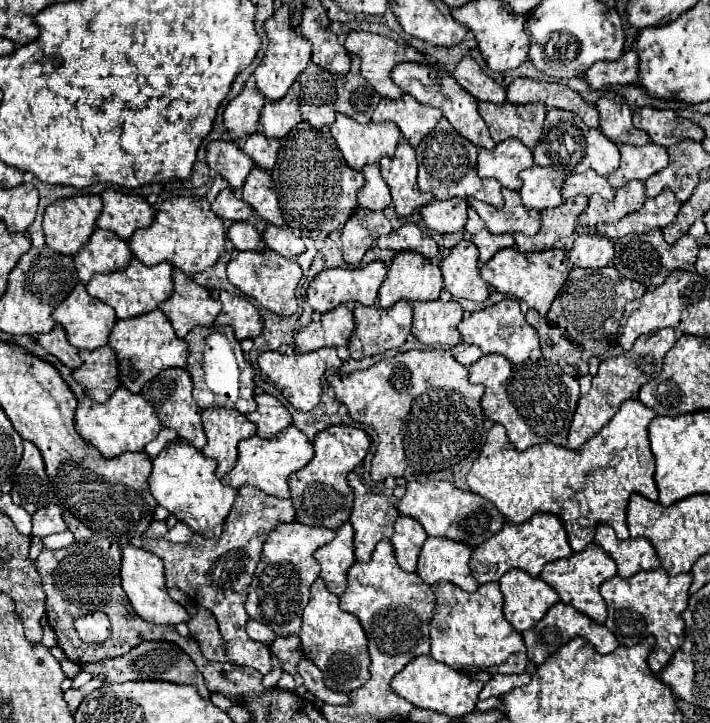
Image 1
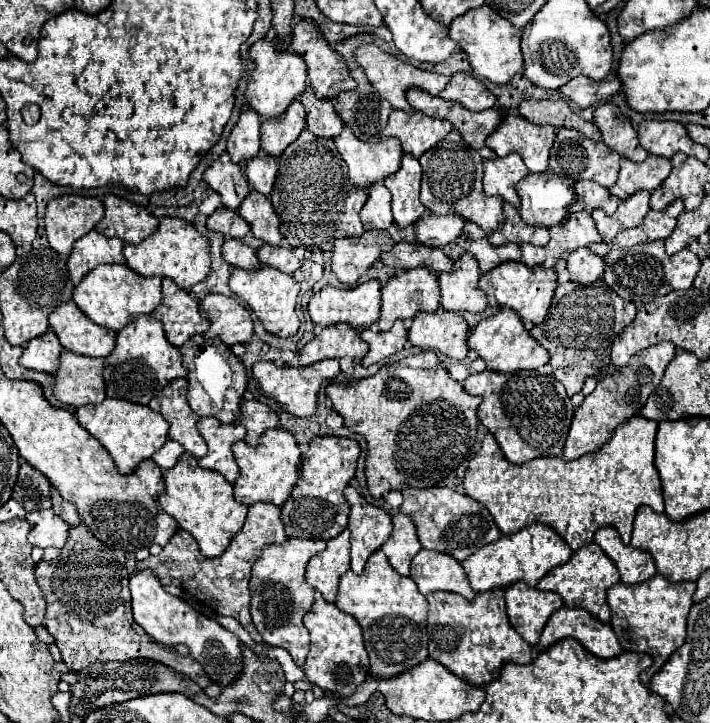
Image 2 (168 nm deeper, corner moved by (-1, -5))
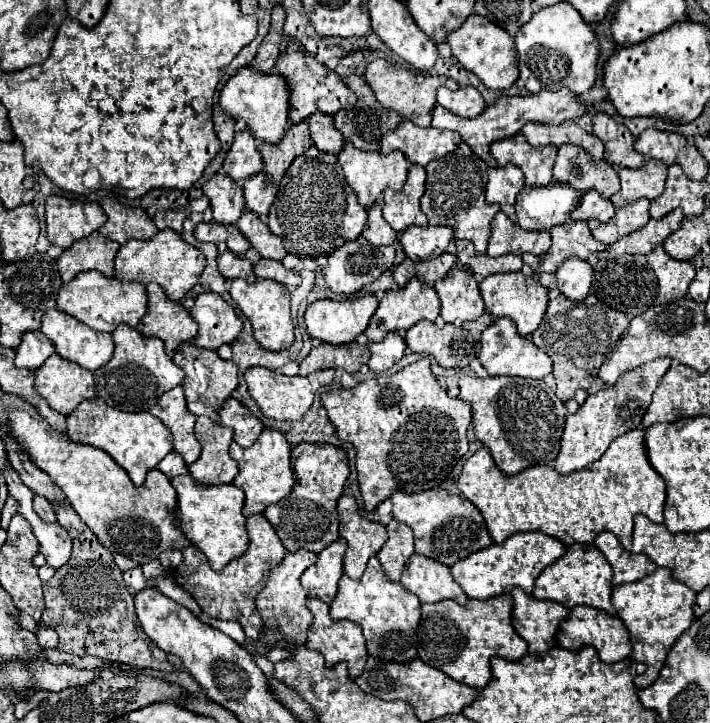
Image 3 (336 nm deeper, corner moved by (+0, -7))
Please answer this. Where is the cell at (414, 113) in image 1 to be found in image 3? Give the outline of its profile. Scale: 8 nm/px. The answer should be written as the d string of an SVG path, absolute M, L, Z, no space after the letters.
M409 120L383 136L381 154L389 154L399 150L413 164L427 166L431 160L437 160L449 152L453 152L461 144L461 136L451 130L437 130L433 126L421 128Z

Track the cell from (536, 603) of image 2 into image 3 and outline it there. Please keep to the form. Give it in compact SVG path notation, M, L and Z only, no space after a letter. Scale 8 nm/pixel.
M513 588L515 600L513 626L517 634L527 642L531 654L545 654L555 648L559 624L567 620L569 610L557 602L539 602L537 598Z

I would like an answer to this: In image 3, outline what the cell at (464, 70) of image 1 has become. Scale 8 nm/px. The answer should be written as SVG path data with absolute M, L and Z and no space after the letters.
M439 88L437 90L437 104L443 108L449 108L451 112L463 116L463 118L475 118L485 110L485 102L479 94L477 88L459 88L459 90L449 90L449 88Z

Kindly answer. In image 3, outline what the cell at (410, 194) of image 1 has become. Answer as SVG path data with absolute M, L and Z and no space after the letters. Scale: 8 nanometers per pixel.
M413 164L409 168L407 182L401 192L385 190L383 194L383 218L393 230L403 232L409 226L425 226L427 218L419 208L419 200L425 192L425 168Z

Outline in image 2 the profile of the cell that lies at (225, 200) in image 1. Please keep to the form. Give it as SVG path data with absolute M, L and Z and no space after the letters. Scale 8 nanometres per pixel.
M224 206L218 208L212 216L208 216L206 226L210 230L222 232L226 238L244 238L250 232L250 224L236 210L226 210Z

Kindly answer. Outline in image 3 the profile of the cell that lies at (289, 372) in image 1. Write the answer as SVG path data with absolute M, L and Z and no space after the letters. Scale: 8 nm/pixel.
M249 368L245 372L245 382L247 382L247 390L251 394L251 398L257 402L259 410L263 412L263 416L273 418L273 420L299 420L309 406L313 404L313 396L315 392L325 386L331 384L335 378L333 370L321 370L321 372L313 372L307 378L301 376L285 376L279 372L271 372L267 368Z

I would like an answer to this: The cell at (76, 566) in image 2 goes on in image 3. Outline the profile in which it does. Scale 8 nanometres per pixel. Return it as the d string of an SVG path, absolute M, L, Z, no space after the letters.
M67 500L57 504L51 502L51 506L57 514L57 524L73 538L73 556L69 564L59 568L55 576L43 584L45 612L41 622L49 624L59 634L57 648L77 656L99 656L105 662L125 662L173 672L175 668L167 662L167 654L157 648L139 626L133 596L127 590L123 572L113 562L113 554L99 544L95 534L81 522Z

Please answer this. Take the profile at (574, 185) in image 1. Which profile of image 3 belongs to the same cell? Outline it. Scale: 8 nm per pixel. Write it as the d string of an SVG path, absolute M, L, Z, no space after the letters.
M589 190L581 198L581 204L573 210L571 220L591 220L591 218L597 218L601 222L609 222L613 216L615 216L615 206L611 204L611 200L605 200L595 190Z

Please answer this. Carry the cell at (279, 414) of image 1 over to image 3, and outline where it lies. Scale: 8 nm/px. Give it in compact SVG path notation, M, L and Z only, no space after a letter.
M227 398L219 408L219 418L223 426L233 428L233 440L241 448L249 448L263 430L263 424L235 398Z

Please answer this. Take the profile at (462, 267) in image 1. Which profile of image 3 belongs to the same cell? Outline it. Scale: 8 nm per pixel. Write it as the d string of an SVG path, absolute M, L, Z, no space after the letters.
M451 270L435 282L435 292L441 300L441 318L449 324L461 326L467 320L477 320L485 312L479 286L469 270Z

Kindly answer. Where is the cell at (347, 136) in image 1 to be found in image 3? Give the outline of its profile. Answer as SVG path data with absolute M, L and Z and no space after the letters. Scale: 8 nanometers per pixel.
M345 142L343 152L337 158L339 158L343 174L347 178L347 184L353 188L353 192L357 194L357 200L365 208L371 208L375 204L375 200L383 194L385 188L393 188L395 192L399 192L407 180L407 170L411 166L409 160L405 160L405 156L401 156L401 152L391 152L389 156L383 156L379 152L357 150L349 142Z

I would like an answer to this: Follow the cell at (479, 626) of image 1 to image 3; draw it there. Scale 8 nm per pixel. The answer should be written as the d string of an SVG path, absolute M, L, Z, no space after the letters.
M511 594L489 600L471 600L467 606L459 606L453 600L423 604L421 612L423 614L417 630L417 642L421 642L421 646L417 648L417 658L475 690L481 690L491 678L491 656L519 660L523 654L527 654L527 642L515 632L511 624Z

